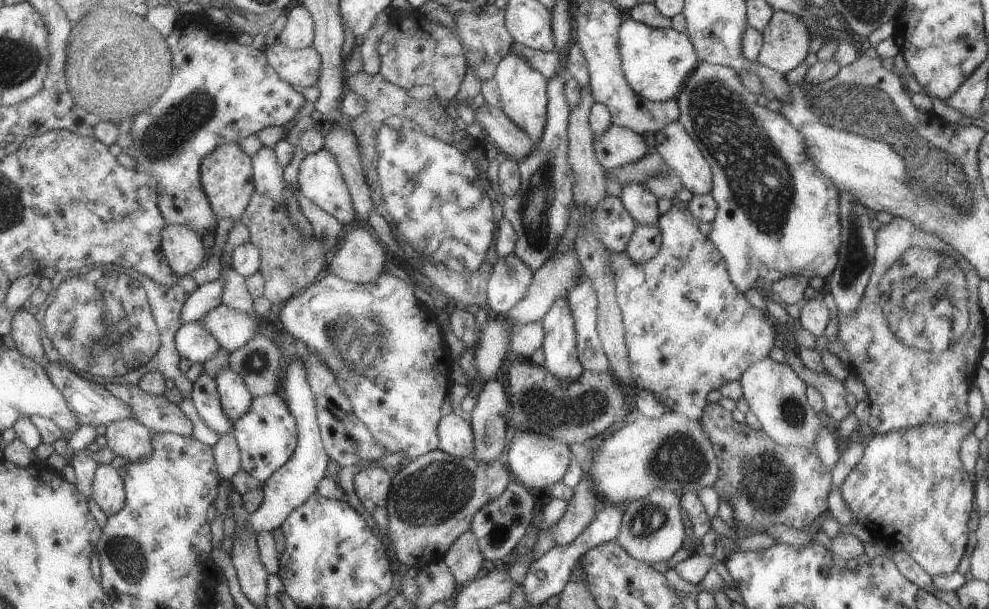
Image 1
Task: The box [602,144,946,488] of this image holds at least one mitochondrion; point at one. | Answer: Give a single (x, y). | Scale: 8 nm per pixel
(681, 458)

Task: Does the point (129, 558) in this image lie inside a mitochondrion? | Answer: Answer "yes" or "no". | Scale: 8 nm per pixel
yes

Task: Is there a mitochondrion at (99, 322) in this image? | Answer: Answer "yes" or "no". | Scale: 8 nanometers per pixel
yes

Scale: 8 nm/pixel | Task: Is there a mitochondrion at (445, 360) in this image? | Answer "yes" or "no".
no

